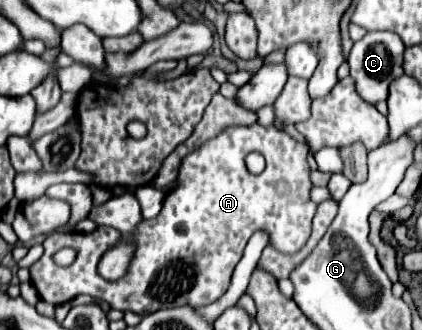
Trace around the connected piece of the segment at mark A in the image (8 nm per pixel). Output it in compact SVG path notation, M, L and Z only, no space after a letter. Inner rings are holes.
M235 126L227 128L223 134L207 142L203 148L191 152L185 158L185 164L179 172L179 186L167 192L161 214L153 220L139 222L139 234L135 234L135 242L139 242L139 250L135 250L135 258L131 258L131 270L119 278L119 282L105 282L99 276L97 264L99 258L118 242L121 234L118 230L99 226L97 230L85 232L51 232L43 246L45 254L31 266L31 282L41 300L59 306L73 300L79 294L89 294L93 298L105 300L115 310L131 310L137 314L151 314L161 308L173 306L207 306L225 294L231 282L233 268L243 256L243 248L255 230L269 230L269 242L285 252L297 252L311 234L311 220L317 210L317 204L309 198L311 180L309 180L309 164L307 164L307 148L295 142L287 132L279 132L273 126ZM249 152L265 154L267 166L261 174L253 176L245 168L245 156ZM61 248L73 248L77 252L75 262L69 266L57 266L53 262L53 254Z

